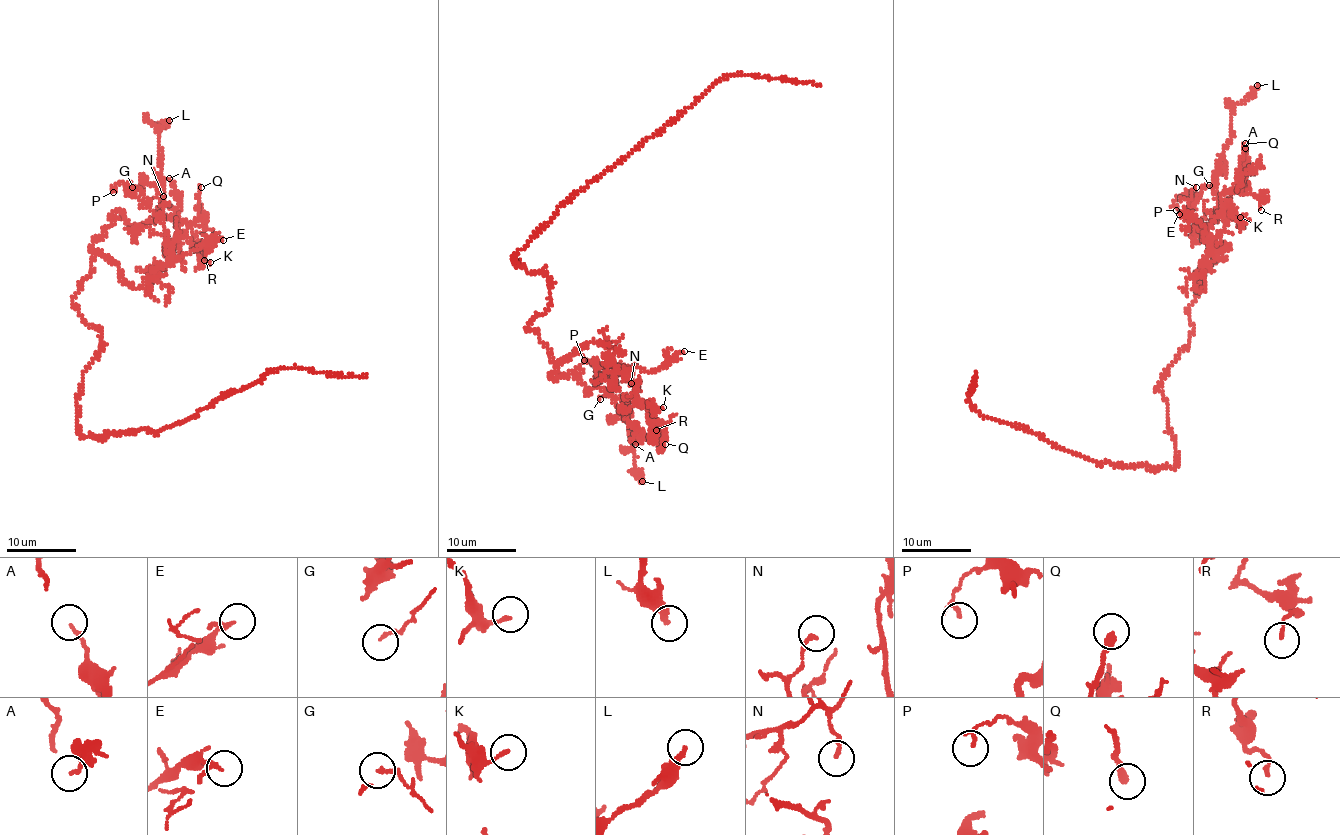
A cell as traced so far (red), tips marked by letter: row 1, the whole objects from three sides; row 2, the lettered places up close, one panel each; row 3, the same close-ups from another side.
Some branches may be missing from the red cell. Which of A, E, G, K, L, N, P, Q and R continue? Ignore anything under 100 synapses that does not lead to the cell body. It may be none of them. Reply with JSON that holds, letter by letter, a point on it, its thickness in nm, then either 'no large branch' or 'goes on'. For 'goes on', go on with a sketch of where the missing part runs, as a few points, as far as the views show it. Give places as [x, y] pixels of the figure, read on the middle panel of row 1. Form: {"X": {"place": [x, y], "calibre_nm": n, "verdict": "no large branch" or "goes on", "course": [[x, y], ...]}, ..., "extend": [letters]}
{"A": {"place": [635, 444], "calibre_nm": 140, "verdict": "no large branch"}, "E": {"place": [684, 351], "calibre_nm": 130, "verdict": "no large branch"}, "G": {"place": [600, 399], "calibre_nm": 130, "verdict": "no large branch"}, "K": {"place": [663, 407], "calibre_nm": 150, "verdict": "no large branch"}, "L": {"place": [642, 481], "calibre_nm": 280, "verdict": "no large branch"}, "N": {"place": [631, 383], "calibre_nm": 170, "verdict": "no large branch"}, "P": {"place": [584, 360], "calibre_nm": 160, "verdict": "no large branch"}, "Q": {"place": [665, 444], "calibre_nm": 260, "verdict": "no large branch"}, "R": {"place": [656, 430], "calibre_nm": 130, "verdict": "no large branch"}, "extend": []}

